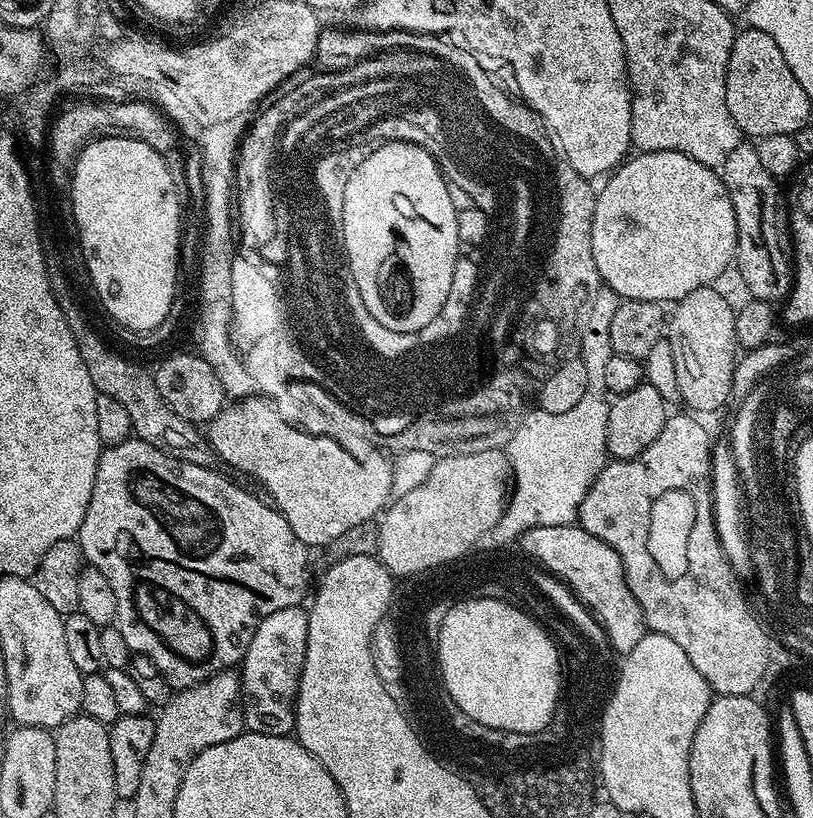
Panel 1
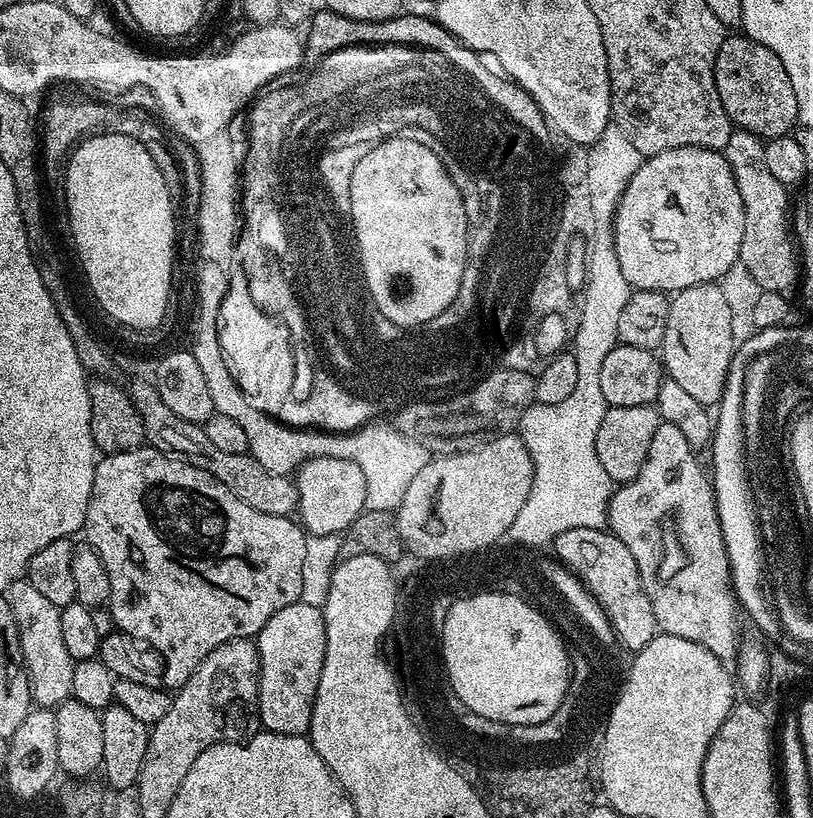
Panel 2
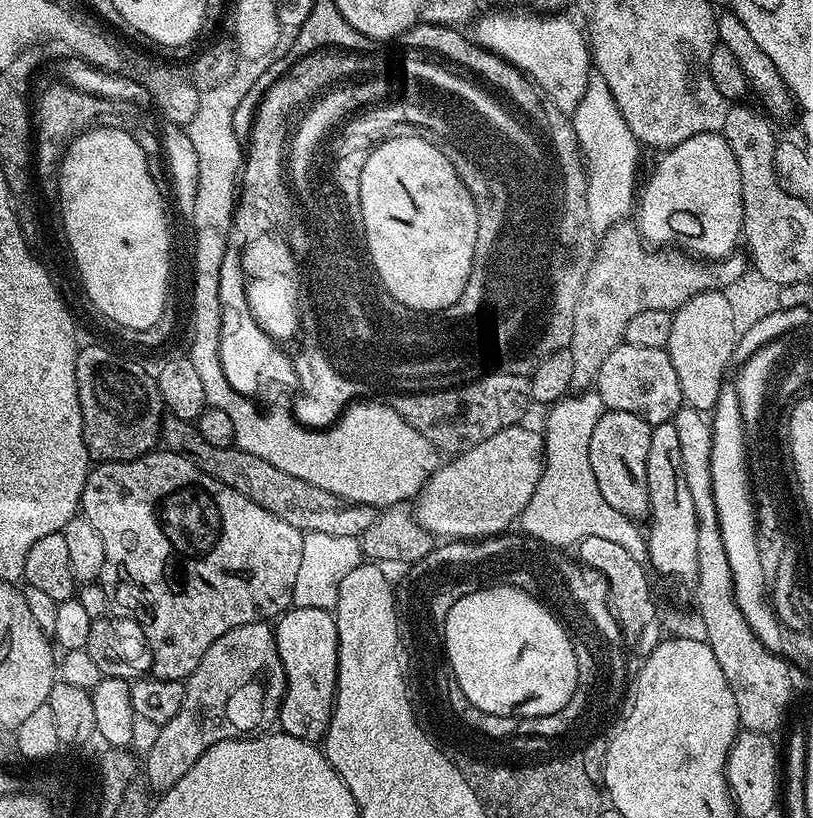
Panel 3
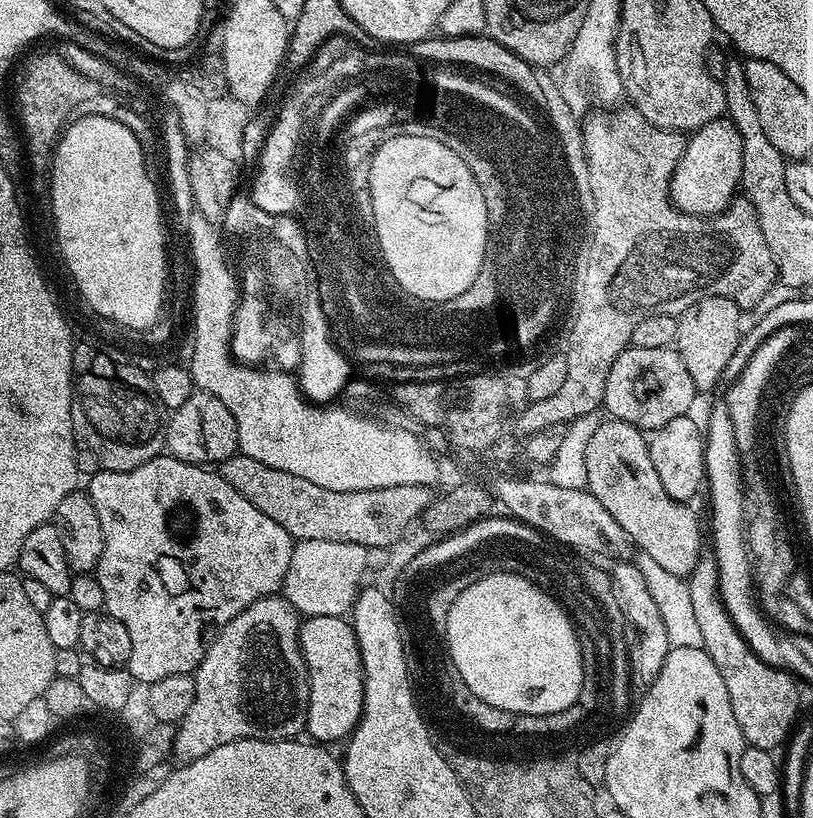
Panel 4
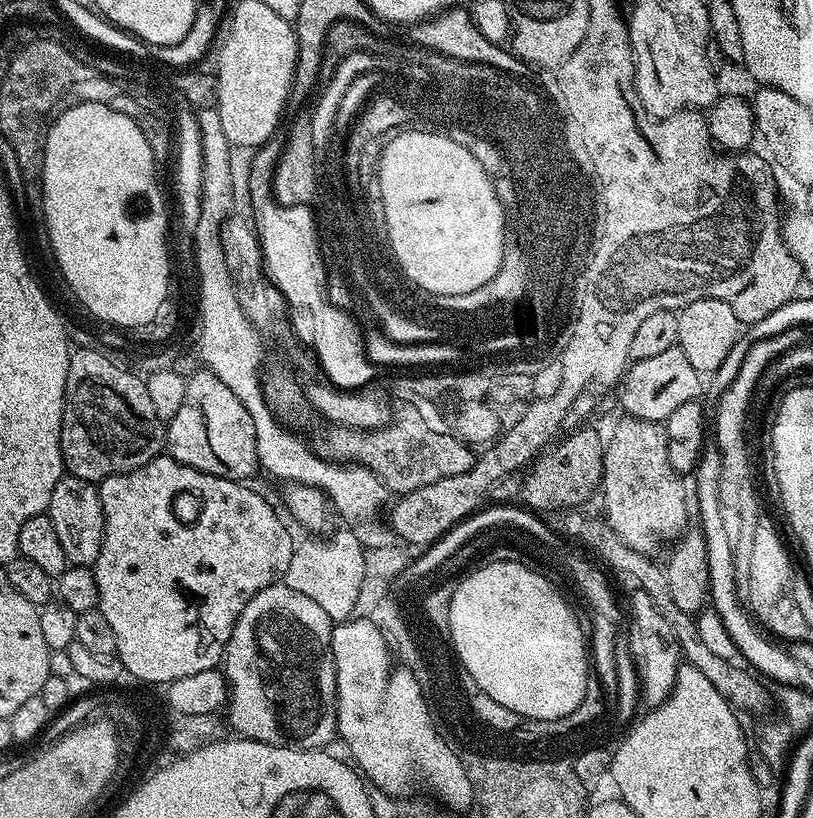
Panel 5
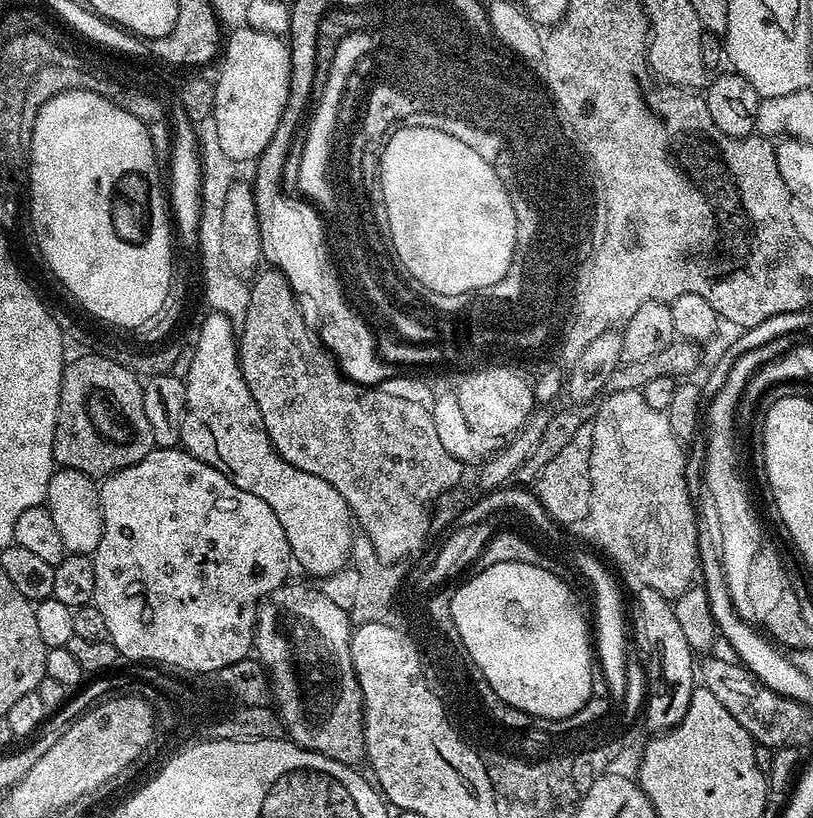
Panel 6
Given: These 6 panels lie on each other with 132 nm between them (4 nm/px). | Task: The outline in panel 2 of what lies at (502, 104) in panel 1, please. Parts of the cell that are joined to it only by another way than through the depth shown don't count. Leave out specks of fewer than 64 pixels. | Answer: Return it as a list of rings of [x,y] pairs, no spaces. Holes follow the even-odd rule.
[[[321,10],[316,12],[312,19],[307,21],[306,29],[308,28],[308,37],[305,35],[302,40],[302,52],[305,57],[310,58],[309,61],[315,62],[323,58],[326,54],[330,54],[334,50],[342,50],[350,46],[376,46],[381,43],[382,38],[378,35],[381,32],[406,32],[406,37],[409,43],[414,46],[423,46],[423,49],[428,51],[438,51],[443,58],[448,59],[455,68],[460,71],[473,72],[477,75],[477,80],[484,83],[486,94],[489,99],[500,101],[512,116],[520,118],[528,112],[533,114],[539,113],[540,107],[538,102],[534,102],[528,92],[515,80],[507,75],[499,74],[500,76],[493,78],[492,76],[484,75],[484,60],[483,55],[477,54],[473,48],[466,47],[462,41],[451,36],[443,26],[431,15],[419,16],[416,12],[401,11],[399,14],[391,16],[388,20],[355,20],[354,18],[346,18],[337,12]]]

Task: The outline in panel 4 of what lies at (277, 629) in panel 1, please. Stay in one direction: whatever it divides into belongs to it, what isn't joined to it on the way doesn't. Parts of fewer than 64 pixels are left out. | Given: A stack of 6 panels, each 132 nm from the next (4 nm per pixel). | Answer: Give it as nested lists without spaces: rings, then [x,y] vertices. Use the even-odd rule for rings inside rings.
[[[309,616],[300,626],[300,649],[308,666],[306,699],[308,701],[307,735],[316,742],[340,740],[351,736],[364,709],[364,667],[356,632],[343,616]]]

